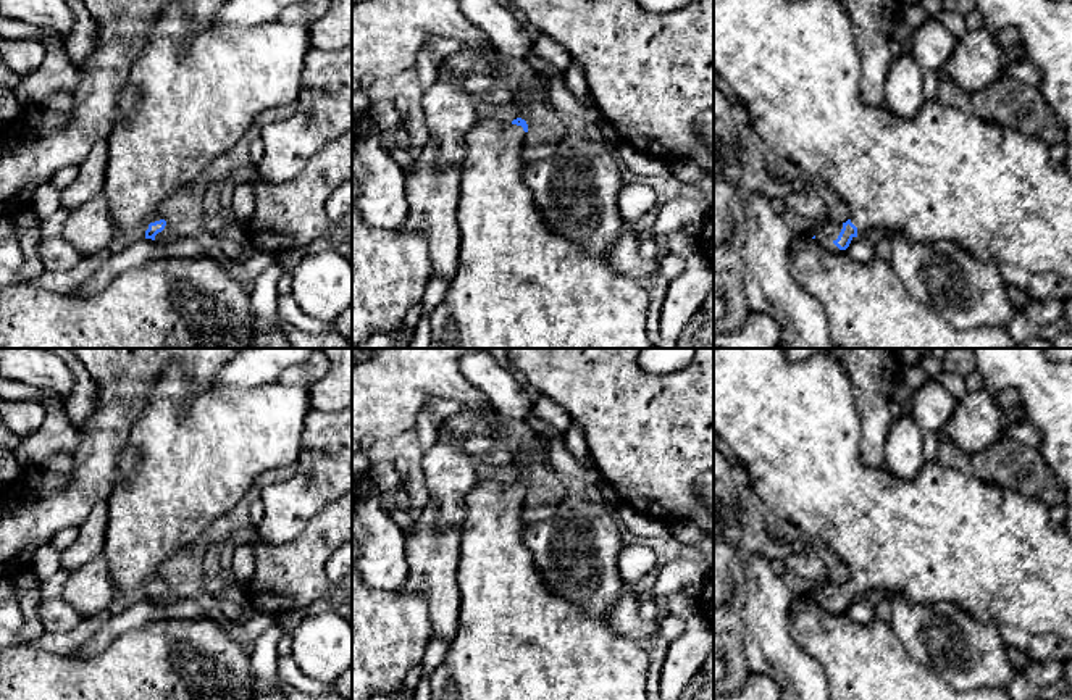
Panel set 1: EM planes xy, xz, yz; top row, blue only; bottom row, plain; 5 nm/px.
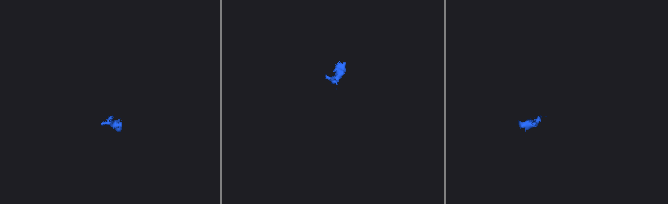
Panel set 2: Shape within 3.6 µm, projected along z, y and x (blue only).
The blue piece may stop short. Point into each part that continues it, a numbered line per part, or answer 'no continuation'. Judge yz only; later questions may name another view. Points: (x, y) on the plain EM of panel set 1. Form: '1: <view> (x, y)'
1: yz (945, 536)
2: yz (827, 592)

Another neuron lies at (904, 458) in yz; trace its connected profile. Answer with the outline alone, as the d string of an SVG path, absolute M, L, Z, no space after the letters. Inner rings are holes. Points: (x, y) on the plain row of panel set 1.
M902 413L886 435L885 468L899 479L914 479L923 463L923 431L911 413Z

